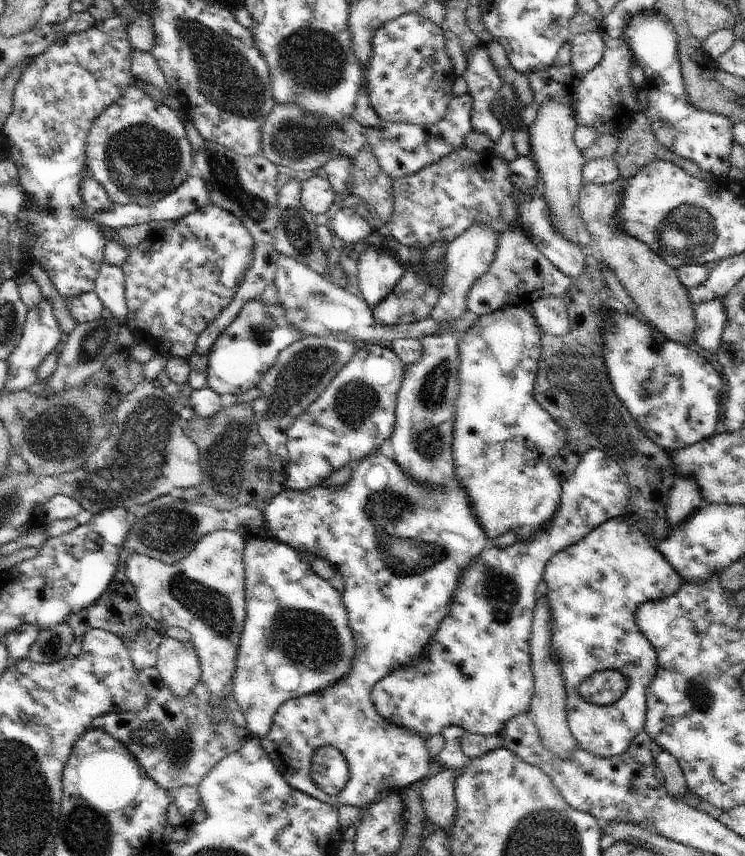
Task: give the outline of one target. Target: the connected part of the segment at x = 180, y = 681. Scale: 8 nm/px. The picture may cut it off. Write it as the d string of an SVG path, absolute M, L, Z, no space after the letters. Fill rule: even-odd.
M164 636L157 648L157 665L162 682L179 697L188 696L192 689L201 680L201 664L196 649L191 641L178 641L168 636Z

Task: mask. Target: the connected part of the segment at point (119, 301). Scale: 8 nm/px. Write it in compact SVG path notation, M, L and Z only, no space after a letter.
M106 261L100 265L95 278L94 290L101 298L107 314L112 314L123 324L127 321L127 302L125 297L125 276L123 268Z

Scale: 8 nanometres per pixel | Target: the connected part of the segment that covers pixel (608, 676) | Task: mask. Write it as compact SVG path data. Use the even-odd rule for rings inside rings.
M615 670L596 671L578 688L582 700L597 705L614 704L629 687L629 680Z

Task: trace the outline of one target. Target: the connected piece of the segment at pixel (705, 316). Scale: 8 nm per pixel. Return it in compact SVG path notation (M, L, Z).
M716 297L702 301L695 307L695 342L702 346L703 353L720 353L721 336L726 328L727 308L725 298Z

